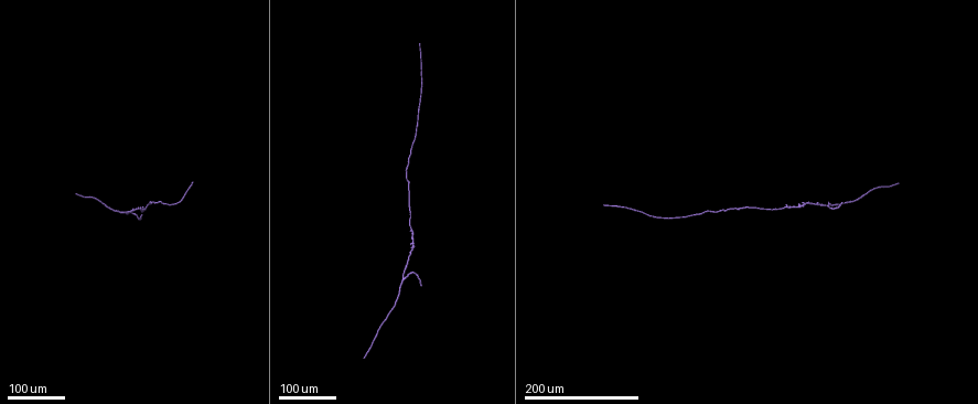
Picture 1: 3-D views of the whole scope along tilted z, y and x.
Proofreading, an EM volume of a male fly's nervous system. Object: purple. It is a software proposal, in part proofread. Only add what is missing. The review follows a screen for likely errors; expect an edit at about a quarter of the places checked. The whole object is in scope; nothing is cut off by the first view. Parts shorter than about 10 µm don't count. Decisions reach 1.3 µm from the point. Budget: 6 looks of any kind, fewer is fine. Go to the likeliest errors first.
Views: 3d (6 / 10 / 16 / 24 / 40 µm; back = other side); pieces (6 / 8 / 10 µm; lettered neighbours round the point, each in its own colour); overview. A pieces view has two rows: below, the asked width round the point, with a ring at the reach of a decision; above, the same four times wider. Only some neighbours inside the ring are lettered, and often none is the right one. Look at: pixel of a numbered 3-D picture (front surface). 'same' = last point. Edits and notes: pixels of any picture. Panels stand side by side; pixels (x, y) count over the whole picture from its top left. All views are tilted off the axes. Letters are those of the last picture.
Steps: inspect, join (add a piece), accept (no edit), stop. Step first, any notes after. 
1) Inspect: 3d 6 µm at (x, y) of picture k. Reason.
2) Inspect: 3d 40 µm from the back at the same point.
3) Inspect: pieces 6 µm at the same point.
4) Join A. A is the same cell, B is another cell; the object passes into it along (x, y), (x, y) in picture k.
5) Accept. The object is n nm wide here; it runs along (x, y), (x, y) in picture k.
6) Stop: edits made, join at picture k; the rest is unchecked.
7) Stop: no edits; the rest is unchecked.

Inspect: 3d 24 µm at (604, 204) of picture 1. Free end.

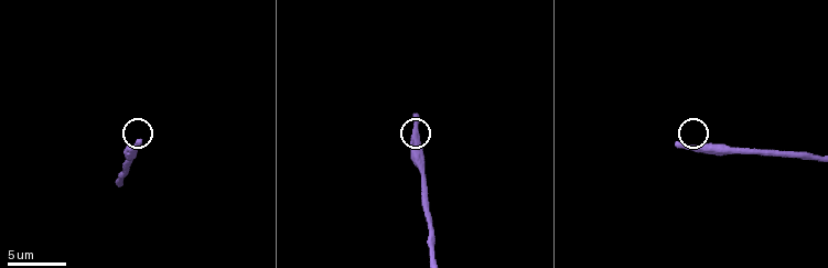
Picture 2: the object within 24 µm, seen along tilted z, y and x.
Inspect: pieces 8 µm at (413, 114) of picture 2. What lies round it.

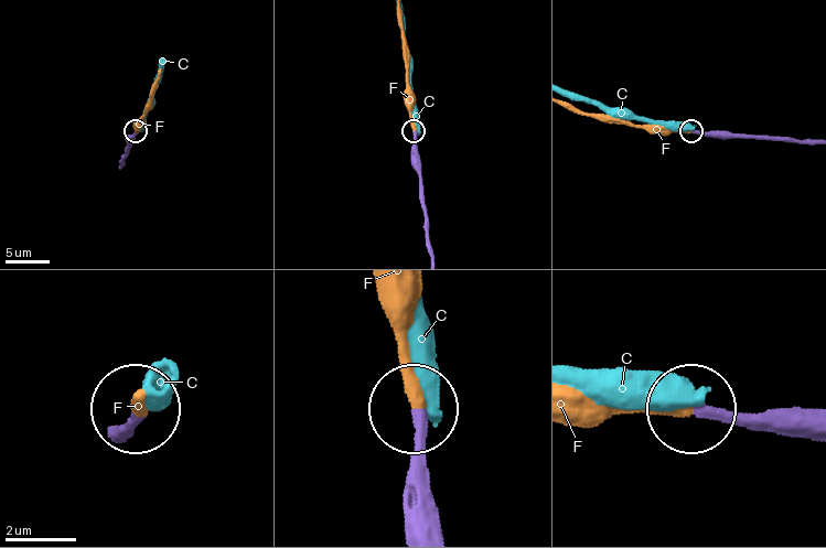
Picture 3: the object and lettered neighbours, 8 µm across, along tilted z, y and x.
Join F. F is the same cell, C is another cell; the object passes into it along (715, 133), (607, 122), (571, 111) in picture 3; it goes on there.

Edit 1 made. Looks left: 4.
Inspect: 3d 40 µm at (900, 184) of picture 1. An open end.

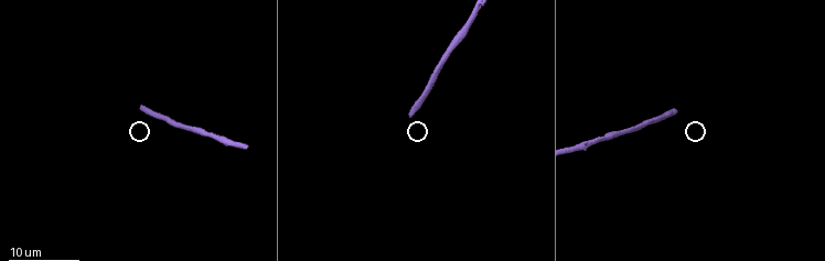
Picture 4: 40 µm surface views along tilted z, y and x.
Inspect: pieces 6 µm at (673, 111) of picture 4. See the neighbours.

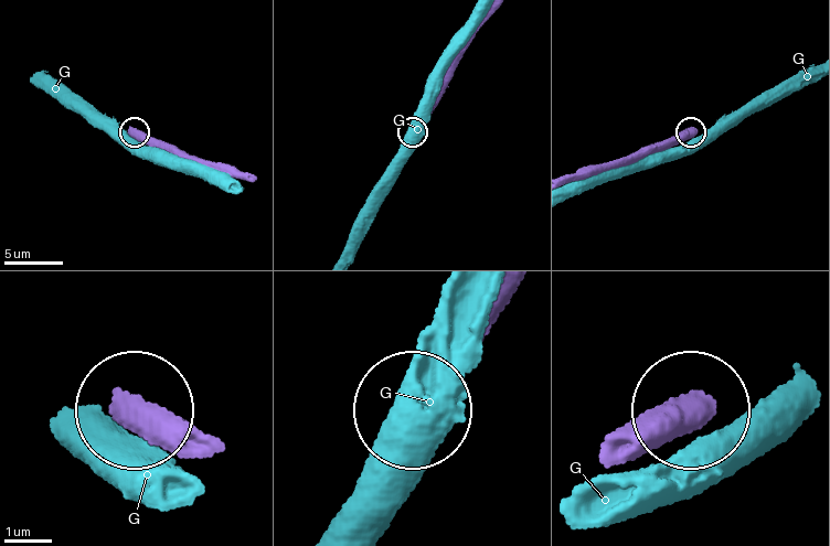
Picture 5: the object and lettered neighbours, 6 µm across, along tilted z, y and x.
Accept. The object is 460 nm wide here; G is another cell; none of them fits.

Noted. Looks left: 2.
Stop: edits made, join at picture 3; the rest is unchecked.

